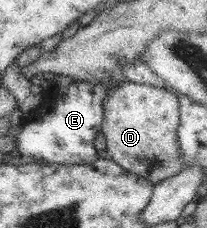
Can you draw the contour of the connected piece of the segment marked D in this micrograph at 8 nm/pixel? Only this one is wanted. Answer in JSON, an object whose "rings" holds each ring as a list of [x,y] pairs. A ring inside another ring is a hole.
{"rings":[[[127,79],[112,88],[105,99],[105,118],[101,132],[105,135],[105,149],[122,169],[150,180],[154,185],[178,175],[185,167],[178,137],[179,96],[169,88],[132,83]]]}

